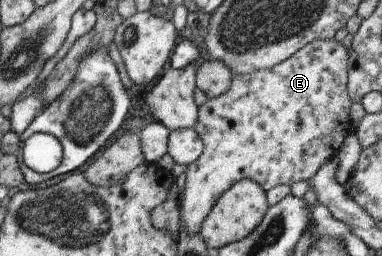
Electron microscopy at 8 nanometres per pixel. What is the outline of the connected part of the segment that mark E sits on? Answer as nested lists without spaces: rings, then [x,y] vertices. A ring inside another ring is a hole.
[[[334,38],[311,40],[273,68],[261,68],[247,74],[230,72],[229,88],[219,96],[206,99],[197,108],[193,130],[201,139],[201,154],[186,165],[183,190],[175,204],[179,221],[187,234],[198,234],[203,218],[213,203],[238,180],[254,180],[263,192],[274,186],[290,186],[299,180],[308,181],[319,166],[334,157],[342,140],[351,132],[347,94],[347,44]]]

